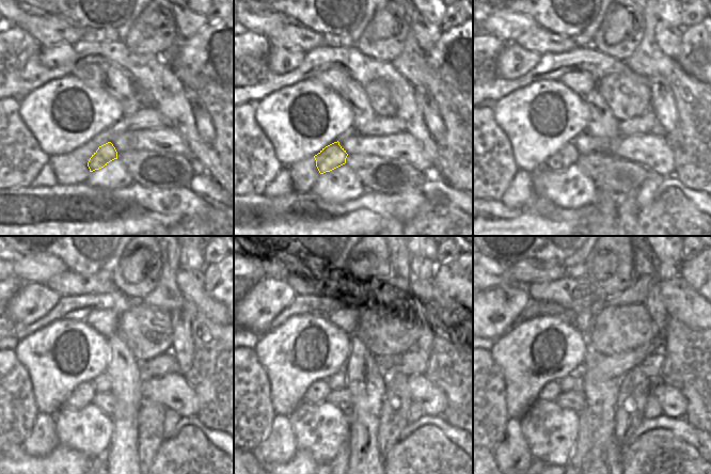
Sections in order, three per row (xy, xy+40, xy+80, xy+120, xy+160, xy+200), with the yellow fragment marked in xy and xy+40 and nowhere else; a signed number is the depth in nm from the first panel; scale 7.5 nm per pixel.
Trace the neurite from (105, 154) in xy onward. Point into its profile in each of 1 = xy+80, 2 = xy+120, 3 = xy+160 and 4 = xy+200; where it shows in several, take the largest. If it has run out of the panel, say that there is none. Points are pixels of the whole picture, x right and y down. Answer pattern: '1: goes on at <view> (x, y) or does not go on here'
1: goes on at xy+80 (567, 156)
2: goes on at xy+120 (82, 395)
3: goes on at xy+160 (316, 394)
4: goes on at xy+200 (551, 391)

